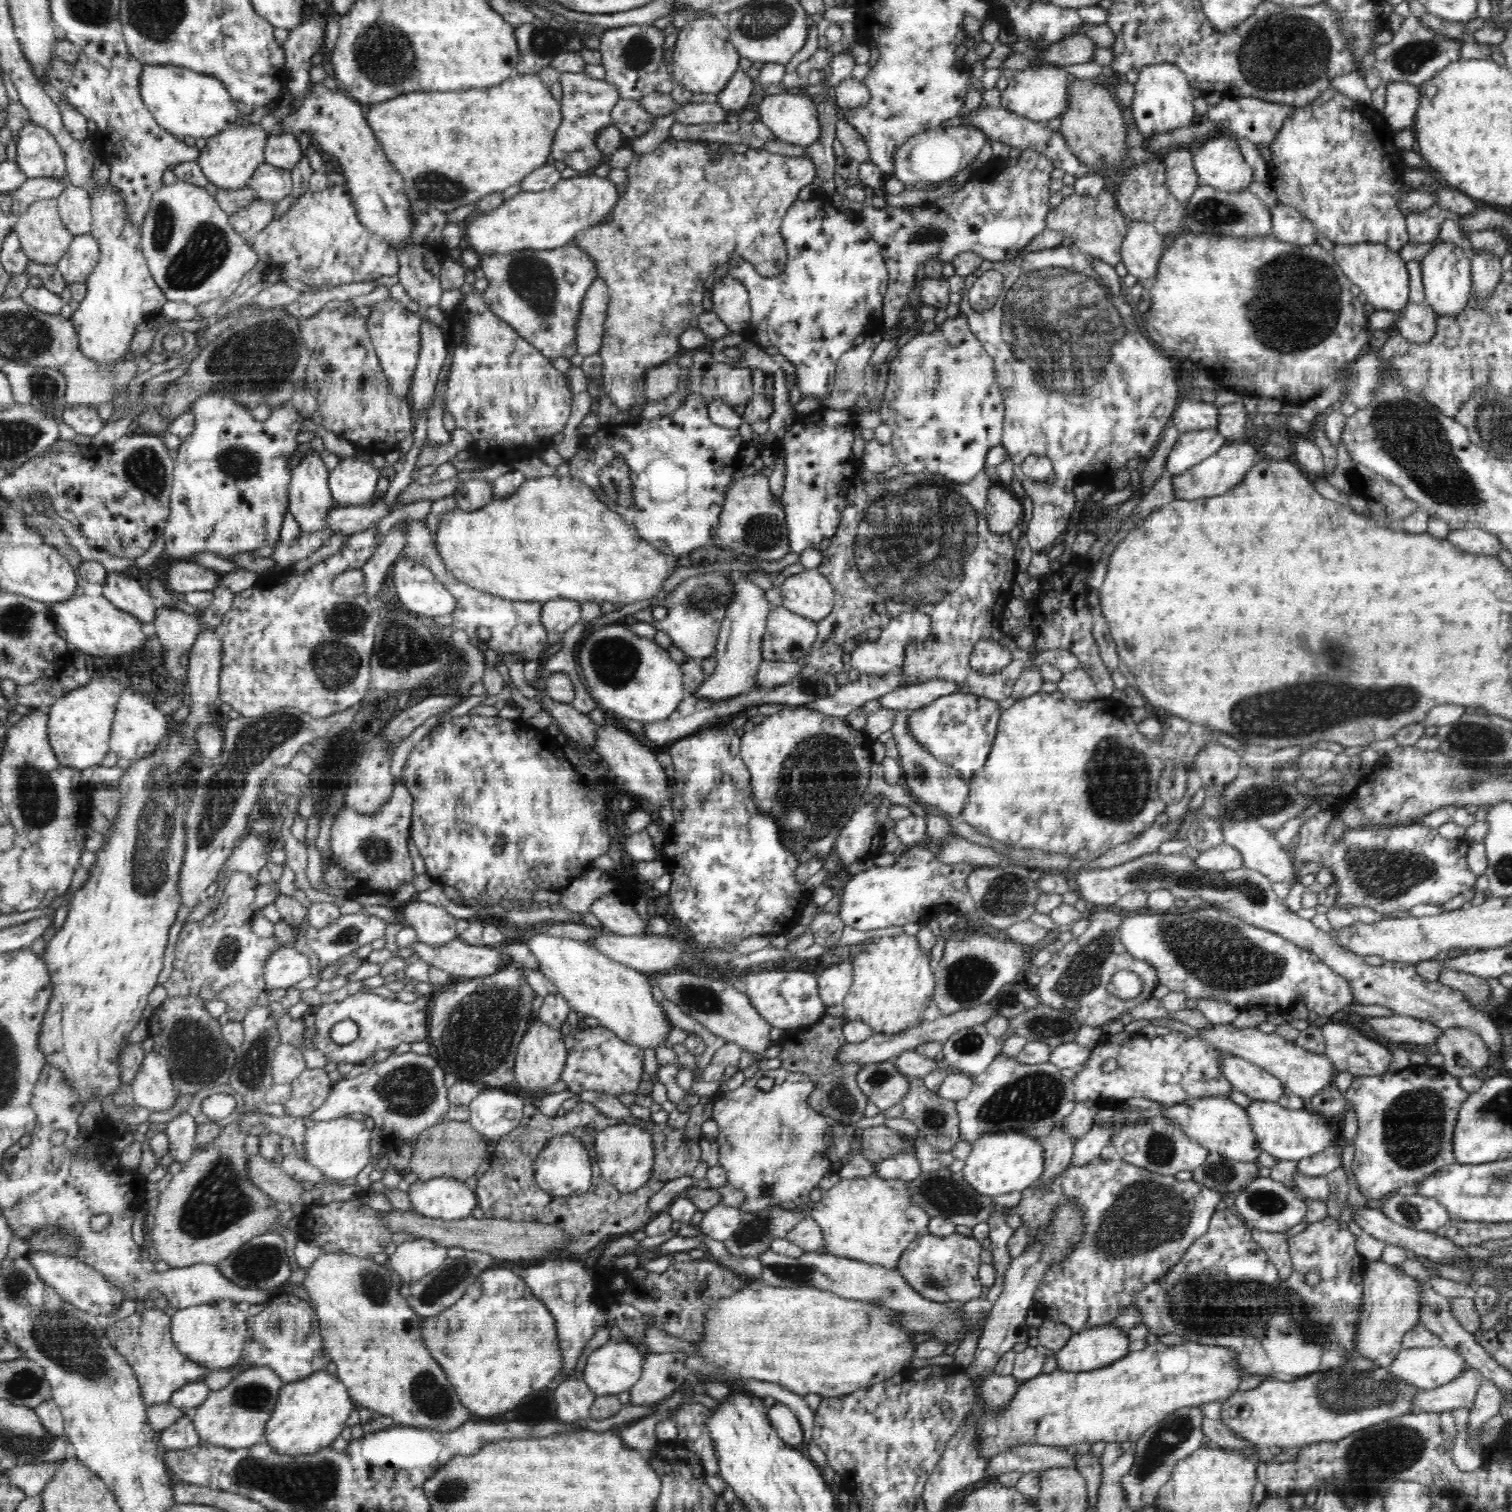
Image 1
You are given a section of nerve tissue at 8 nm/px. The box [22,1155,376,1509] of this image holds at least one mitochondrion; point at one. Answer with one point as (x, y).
(71, 1344)

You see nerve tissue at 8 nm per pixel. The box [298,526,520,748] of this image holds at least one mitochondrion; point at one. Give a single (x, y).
(336, 662)

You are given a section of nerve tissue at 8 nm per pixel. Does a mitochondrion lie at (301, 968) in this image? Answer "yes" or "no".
no

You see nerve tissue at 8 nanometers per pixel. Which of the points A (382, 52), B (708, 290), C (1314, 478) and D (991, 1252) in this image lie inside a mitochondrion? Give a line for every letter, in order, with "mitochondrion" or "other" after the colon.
A: mitochondrion
B: other
C: other
D: other

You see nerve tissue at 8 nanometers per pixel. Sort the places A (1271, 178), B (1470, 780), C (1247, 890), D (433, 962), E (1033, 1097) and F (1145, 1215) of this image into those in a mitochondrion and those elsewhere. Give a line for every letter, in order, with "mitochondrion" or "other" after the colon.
A: other
B: mitochondrion
C: mitochondrion
D: other
E: mitochondrion
F: mitochondrion

